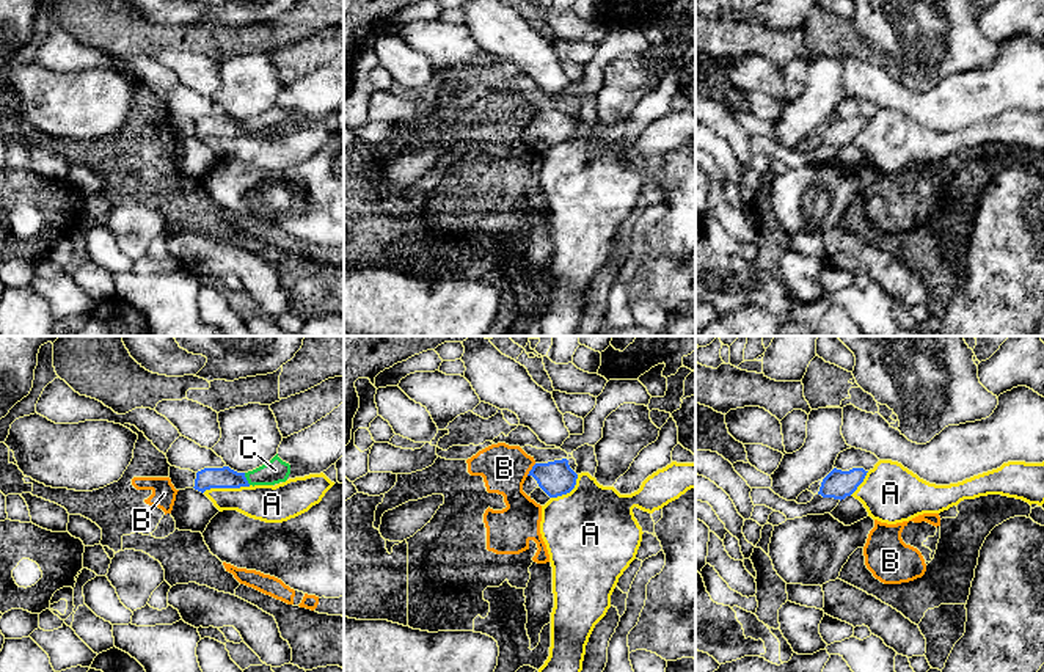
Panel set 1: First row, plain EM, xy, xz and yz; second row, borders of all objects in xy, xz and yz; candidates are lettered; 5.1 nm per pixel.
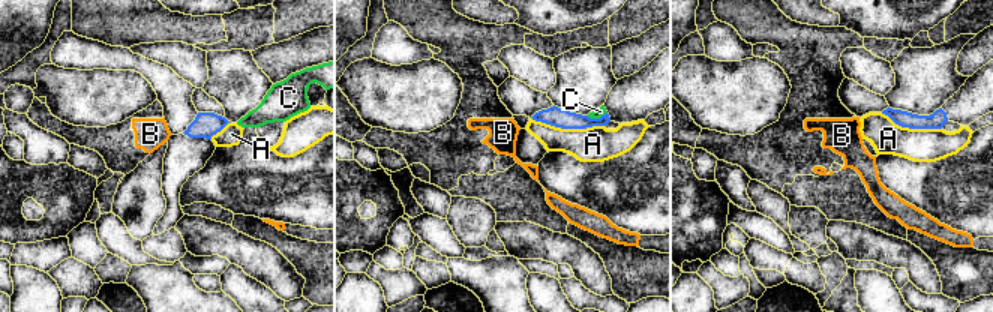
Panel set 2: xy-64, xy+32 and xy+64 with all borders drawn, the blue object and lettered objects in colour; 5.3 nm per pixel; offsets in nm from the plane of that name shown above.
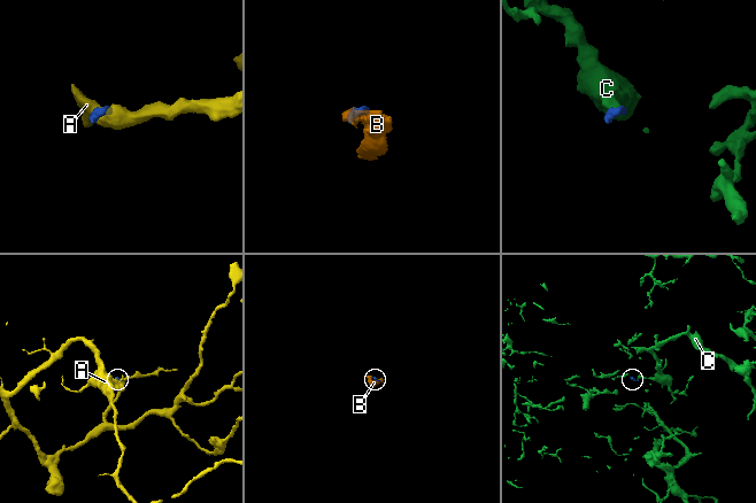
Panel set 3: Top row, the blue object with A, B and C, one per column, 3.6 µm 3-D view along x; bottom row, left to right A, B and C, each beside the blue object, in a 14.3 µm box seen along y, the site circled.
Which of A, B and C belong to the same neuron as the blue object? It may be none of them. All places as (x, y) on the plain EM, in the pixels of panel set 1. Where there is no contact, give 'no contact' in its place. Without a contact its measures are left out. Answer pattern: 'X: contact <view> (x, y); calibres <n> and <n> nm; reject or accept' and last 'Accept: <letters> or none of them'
A: contact xy (226, 135); calibres 110 and 190 nm; reject
B: contact xz (531, 118); calibres 180 and 240 nm; reject
C: contact xy (245, 127); calibres 110 and 120 nm; reject
Accept: none of them

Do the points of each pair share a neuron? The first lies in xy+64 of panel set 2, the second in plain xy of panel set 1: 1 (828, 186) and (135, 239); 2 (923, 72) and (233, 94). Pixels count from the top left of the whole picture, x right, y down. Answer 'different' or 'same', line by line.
1: different
2: same

